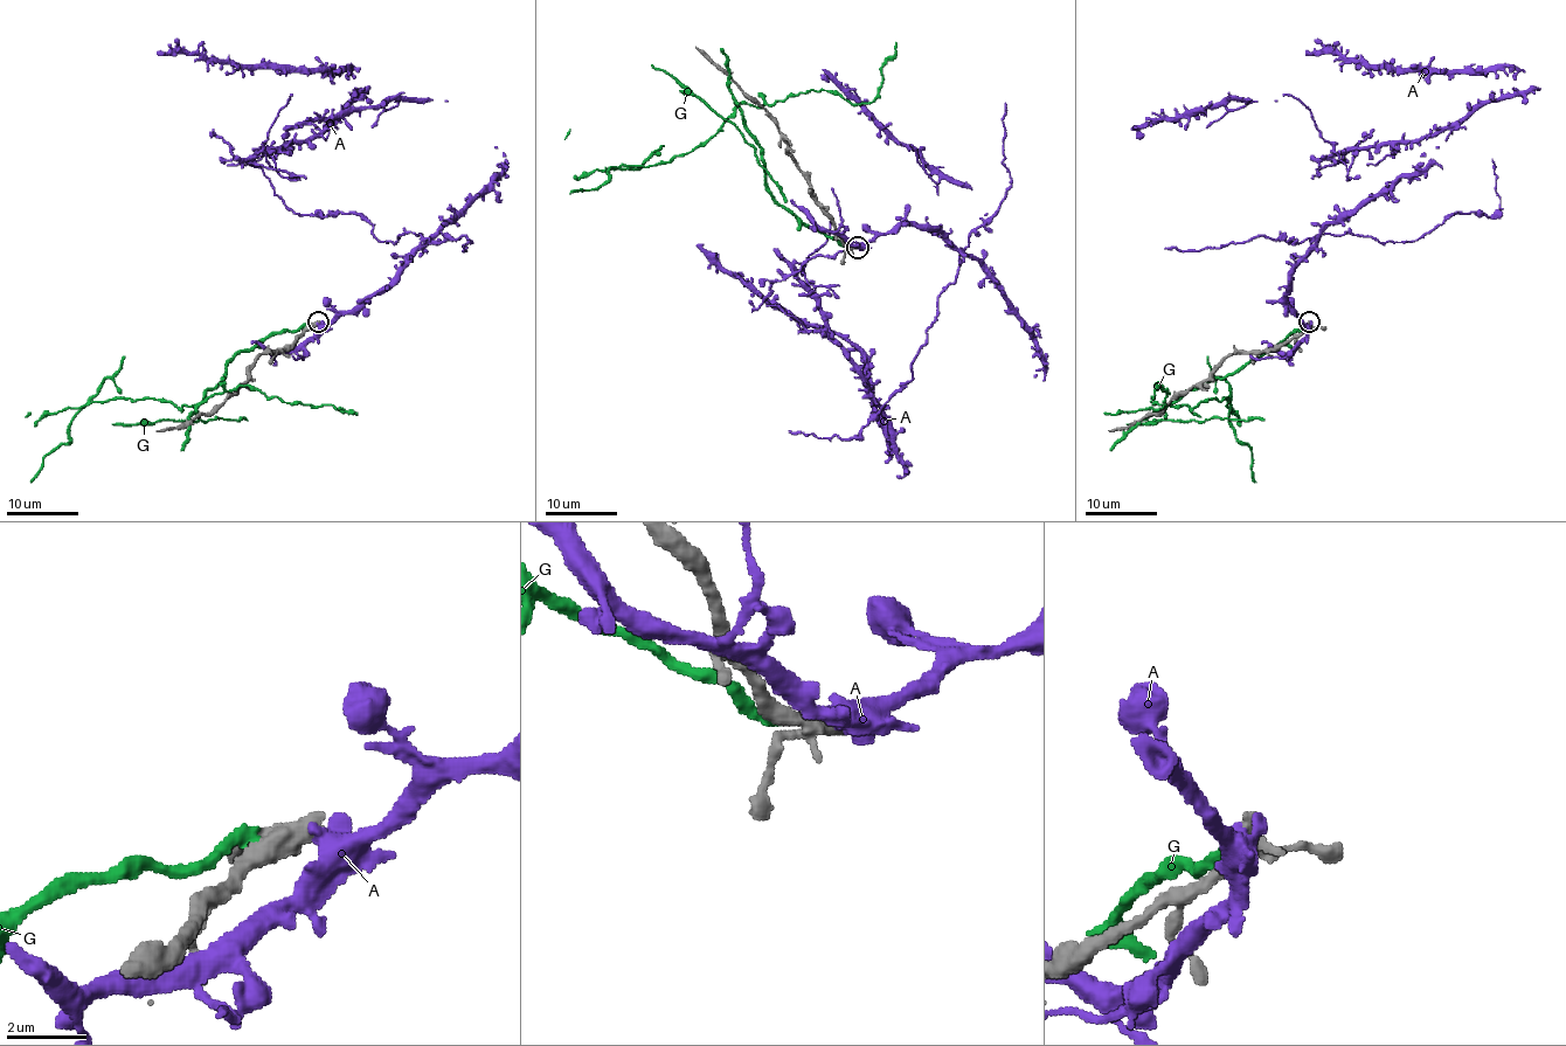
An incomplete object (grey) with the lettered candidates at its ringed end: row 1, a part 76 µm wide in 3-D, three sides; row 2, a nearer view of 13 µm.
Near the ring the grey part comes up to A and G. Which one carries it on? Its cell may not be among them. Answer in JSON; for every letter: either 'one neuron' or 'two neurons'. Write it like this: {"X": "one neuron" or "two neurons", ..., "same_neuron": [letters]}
{"A": "two neurons", "G": "two neurons", "same_neuron": []}

